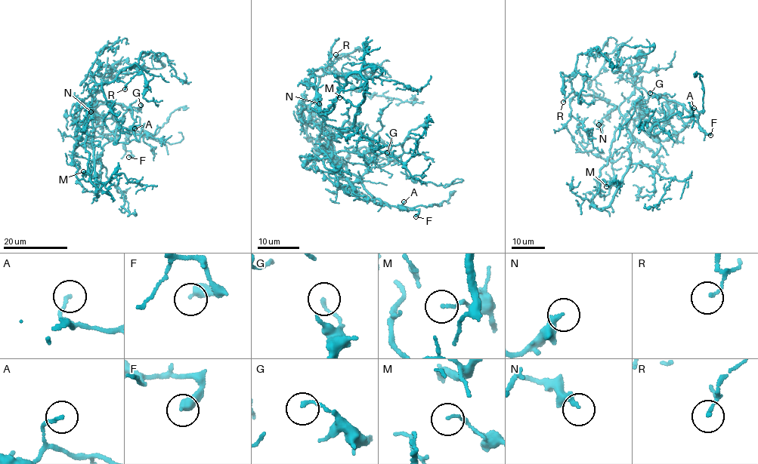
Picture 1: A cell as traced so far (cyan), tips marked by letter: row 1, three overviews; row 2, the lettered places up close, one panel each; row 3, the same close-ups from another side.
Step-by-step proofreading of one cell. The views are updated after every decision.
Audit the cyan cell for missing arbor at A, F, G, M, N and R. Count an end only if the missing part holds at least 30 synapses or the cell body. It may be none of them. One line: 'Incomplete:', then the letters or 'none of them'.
Incomplete: none of them

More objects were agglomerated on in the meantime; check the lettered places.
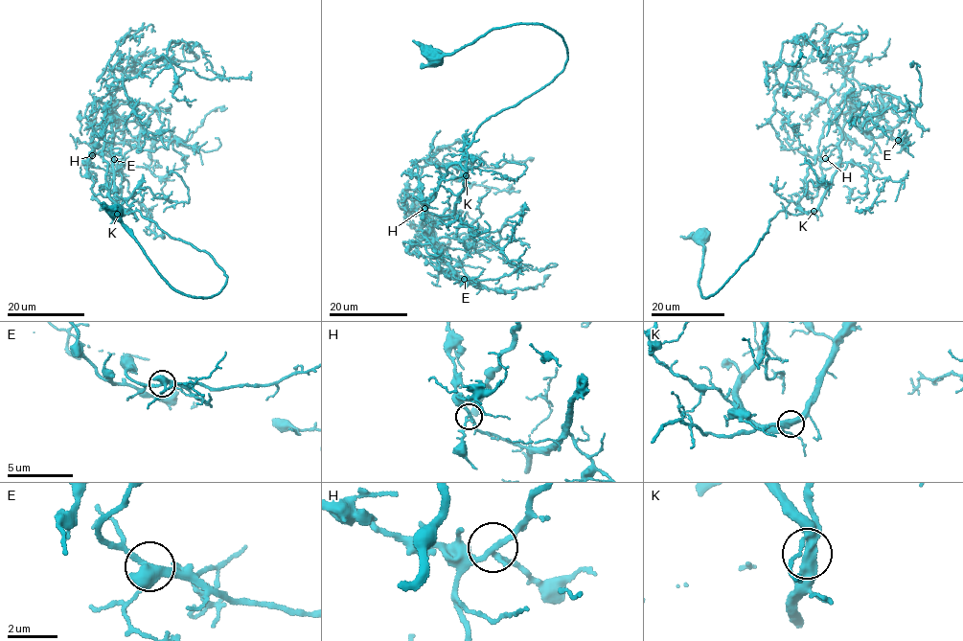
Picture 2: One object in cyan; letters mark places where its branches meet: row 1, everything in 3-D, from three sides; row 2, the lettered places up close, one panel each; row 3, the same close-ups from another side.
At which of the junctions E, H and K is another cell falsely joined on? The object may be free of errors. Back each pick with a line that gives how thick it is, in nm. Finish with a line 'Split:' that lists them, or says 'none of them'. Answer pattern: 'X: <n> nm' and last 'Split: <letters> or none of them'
Split: none of them

